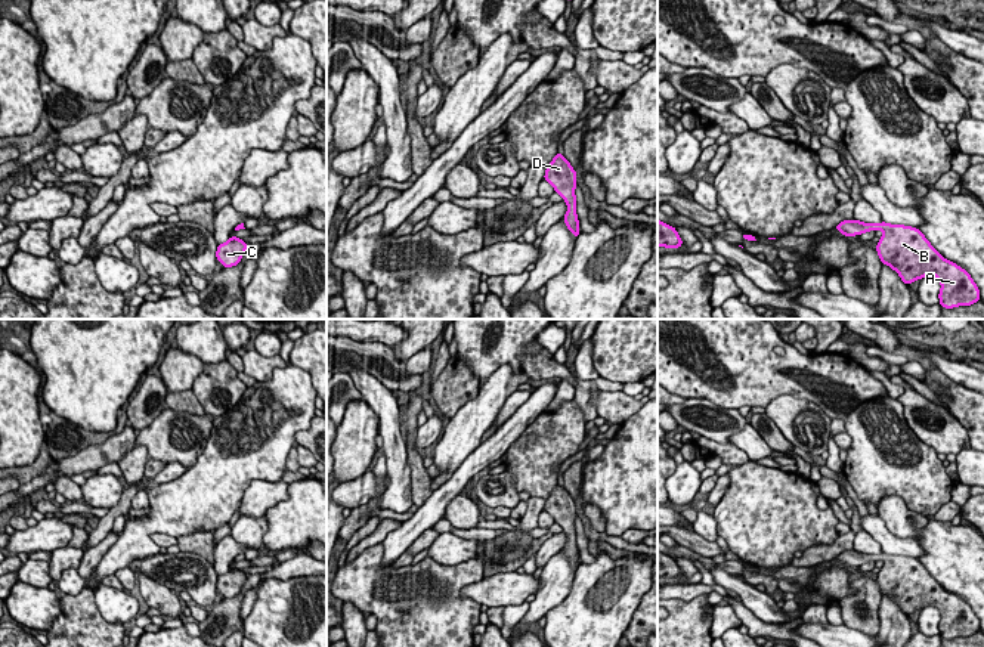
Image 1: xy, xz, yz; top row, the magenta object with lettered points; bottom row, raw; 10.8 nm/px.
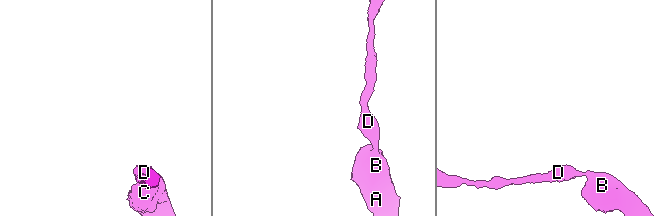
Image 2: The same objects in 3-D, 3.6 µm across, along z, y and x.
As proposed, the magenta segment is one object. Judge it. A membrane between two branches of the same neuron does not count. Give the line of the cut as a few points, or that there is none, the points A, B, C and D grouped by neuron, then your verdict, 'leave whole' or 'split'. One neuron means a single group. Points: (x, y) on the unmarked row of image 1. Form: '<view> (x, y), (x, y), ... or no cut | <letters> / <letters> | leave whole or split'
no cut | A B C D | leave whole

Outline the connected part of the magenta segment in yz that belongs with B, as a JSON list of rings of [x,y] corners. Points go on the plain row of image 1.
[[[853,550],[841,552],[835,560],[845,567],[881,560],[884,566],[876,576],[881,594],[891,597],[906,616],[926,606],[937,607],[941,615],[938,625],[941,638],[971,637],[981,631],[980,619],[971,606],[946,591],[916,558],[885,552],[863,554]]]

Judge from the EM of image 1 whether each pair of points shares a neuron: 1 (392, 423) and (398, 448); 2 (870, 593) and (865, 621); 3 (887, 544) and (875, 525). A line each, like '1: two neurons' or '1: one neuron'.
1: one neuron
2: one neuron
3: one neuron

